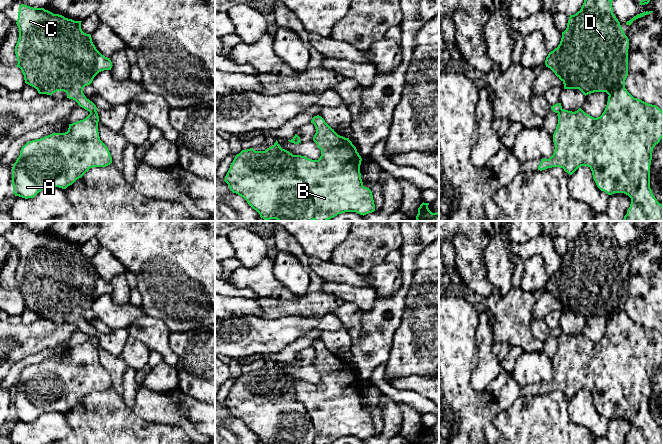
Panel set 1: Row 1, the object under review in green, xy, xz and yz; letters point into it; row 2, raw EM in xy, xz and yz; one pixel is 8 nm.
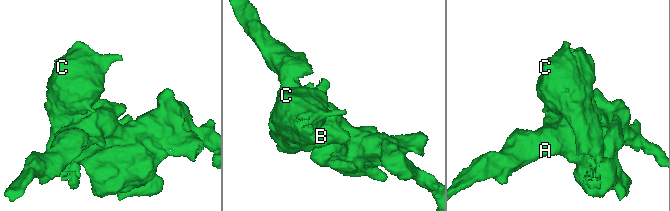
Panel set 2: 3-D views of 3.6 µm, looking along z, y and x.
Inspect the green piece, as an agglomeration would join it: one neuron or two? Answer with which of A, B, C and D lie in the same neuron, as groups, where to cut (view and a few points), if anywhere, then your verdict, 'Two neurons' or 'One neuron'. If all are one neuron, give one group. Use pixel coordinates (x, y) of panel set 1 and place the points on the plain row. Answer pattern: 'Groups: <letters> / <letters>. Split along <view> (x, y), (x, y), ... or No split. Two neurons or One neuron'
Groups: A B / C D. Split along xz (293, 379), (295, 397), (304, 406), (314, 428), (314, 443). Two neurons

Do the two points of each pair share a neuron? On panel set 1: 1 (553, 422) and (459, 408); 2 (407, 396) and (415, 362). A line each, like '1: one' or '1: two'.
1: two
2: two

